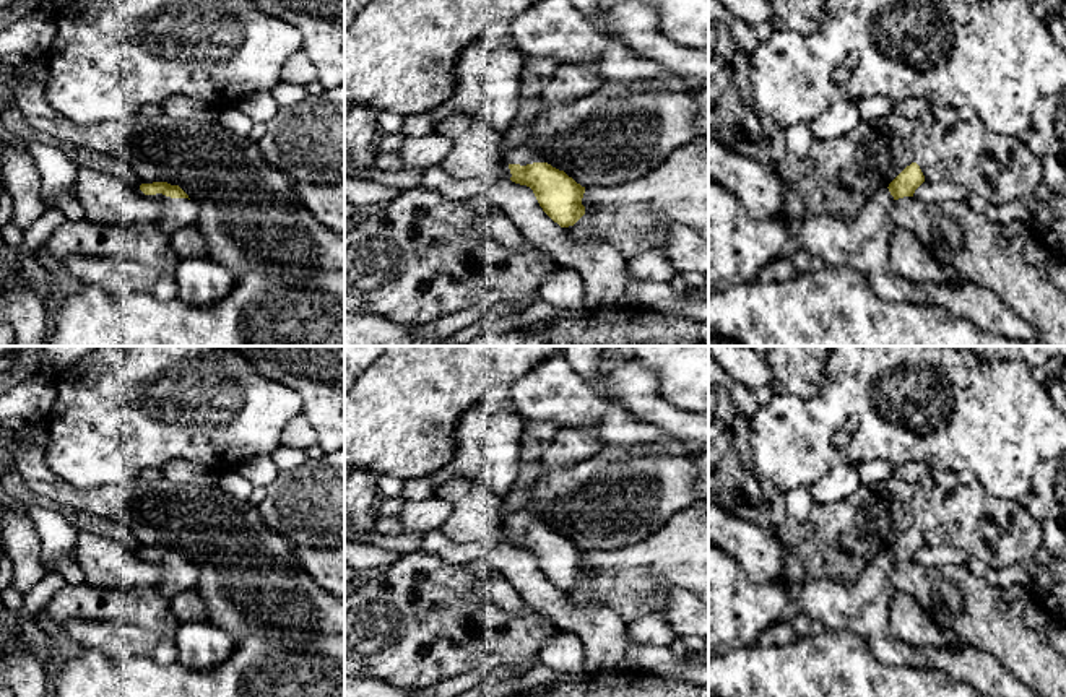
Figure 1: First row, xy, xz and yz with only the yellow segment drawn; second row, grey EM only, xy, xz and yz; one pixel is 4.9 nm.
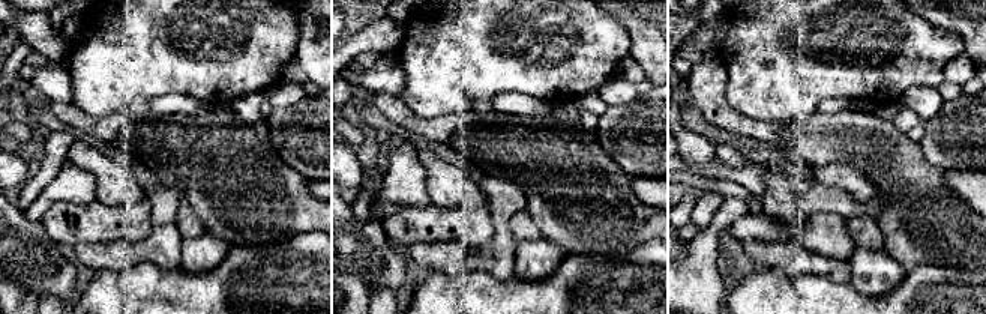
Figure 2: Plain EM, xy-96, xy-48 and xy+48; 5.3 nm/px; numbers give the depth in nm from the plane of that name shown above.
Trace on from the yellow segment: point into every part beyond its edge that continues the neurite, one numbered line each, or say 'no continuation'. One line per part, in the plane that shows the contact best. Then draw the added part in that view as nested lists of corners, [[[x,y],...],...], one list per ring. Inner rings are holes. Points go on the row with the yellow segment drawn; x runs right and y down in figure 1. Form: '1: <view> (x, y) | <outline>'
1: xy (177, 212) | [[[156,193],[154,200],[162,206],[162,219],[159,227],[171,236],[176,229],[193,224],[197,219],[197,206],[188,198],[171,198],[162,193]]]

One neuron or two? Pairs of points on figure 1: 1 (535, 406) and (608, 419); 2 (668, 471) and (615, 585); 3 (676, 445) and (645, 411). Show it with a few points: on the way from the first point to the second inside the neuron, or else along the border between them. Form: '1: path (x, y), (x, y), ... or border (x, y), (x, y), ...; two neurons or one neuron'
1: path (553, 406), (590, 406); one neuron
2: border (667, 523), (641, 541), (597, 551); two neurons
3: border (629, 413), (673, 434), (691, 452); two neurons

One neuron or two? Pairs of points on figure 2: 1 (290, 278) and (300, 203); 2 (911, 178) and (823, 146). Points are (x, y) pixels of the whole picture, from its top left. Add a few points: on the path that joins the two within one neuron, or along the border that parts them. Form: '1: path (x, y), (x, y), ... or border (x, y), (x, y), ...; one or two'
1: border (315, 230), (263, 245); two
2: path (889, 158), (874, 146), (845, 146); one

